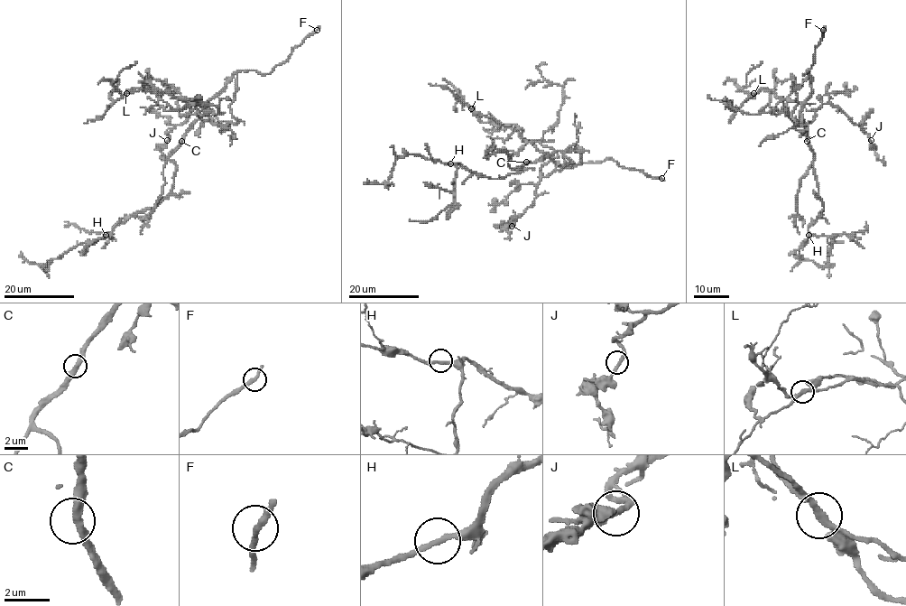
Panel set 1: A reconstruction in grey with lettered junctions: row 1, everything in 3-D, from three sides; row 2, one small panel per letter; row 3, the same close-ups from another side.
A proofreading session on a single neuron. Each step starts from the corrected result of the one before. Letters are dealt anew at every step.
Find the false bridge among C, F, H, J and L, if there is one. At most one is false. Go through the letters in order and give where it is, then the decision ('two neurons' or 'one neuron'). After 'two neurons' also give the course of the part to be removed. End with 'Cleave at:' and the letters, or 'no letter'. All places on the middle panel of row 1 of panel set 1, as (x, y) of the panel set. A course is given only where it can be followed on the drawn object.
C: (526, 162) | one neuron
F: (661, 178) | one neuron
H: (450, 163) | one neuron
J: (512, 226) | one neuron
L: (471, 108) | one neuron
Cleave at: no letter

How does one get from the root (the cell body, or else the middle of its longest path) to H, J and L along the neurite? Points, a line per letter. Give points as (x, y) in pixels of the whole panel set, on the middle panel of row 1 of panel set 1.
H: (527, 163), (513, 169), (521, 168), (517, 172), (499, 178), (474, 173), (458, 163), (450, 163)
J: (527, 163), (550, 157), (534, 142), (560, 151), (565, 160), (562, 169), (540, 178), (533, 202), (512, 226)
L: (527, 163), (535, 163), (548, 154), (550, 156), (546, 152), (540, 152), (516, 131), (497, 126), (470, 108)

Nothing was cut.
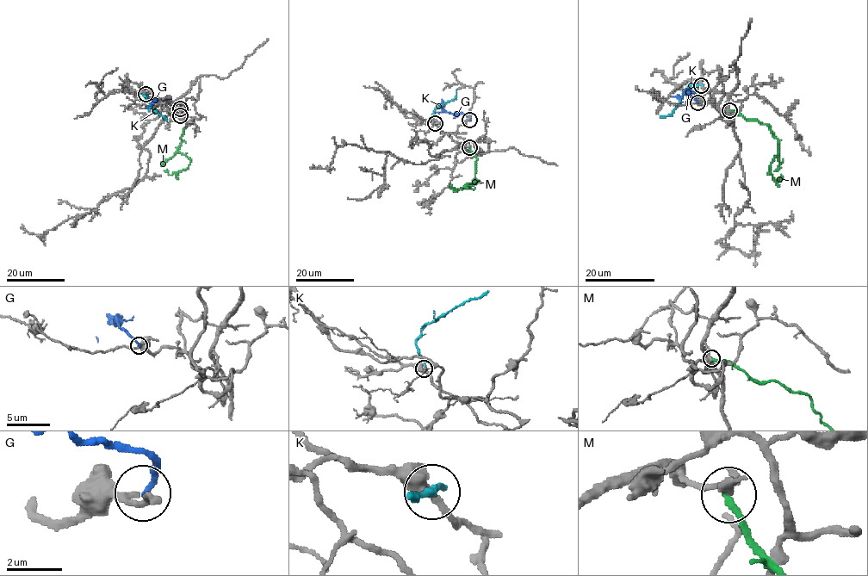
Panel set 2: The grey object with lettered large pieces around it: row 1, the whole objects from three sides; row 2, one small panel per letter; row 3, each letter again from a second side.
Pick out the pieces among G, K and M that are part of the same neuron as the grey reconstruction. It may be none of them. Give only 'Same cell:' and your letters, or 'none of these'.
Same cell: G

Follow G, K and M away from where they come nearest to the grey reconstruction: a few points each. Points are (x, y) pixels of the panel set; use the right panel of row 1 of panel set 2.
G: (697, 102), (690, 91), (672, 96)
K: (701, 84), (686, 88), (673, 112), (670, 115), (660, 116)
M: (729, 111), (769, 127), (778, 141), (769, 173), (774, 180), (780, 181), (782, 176)

